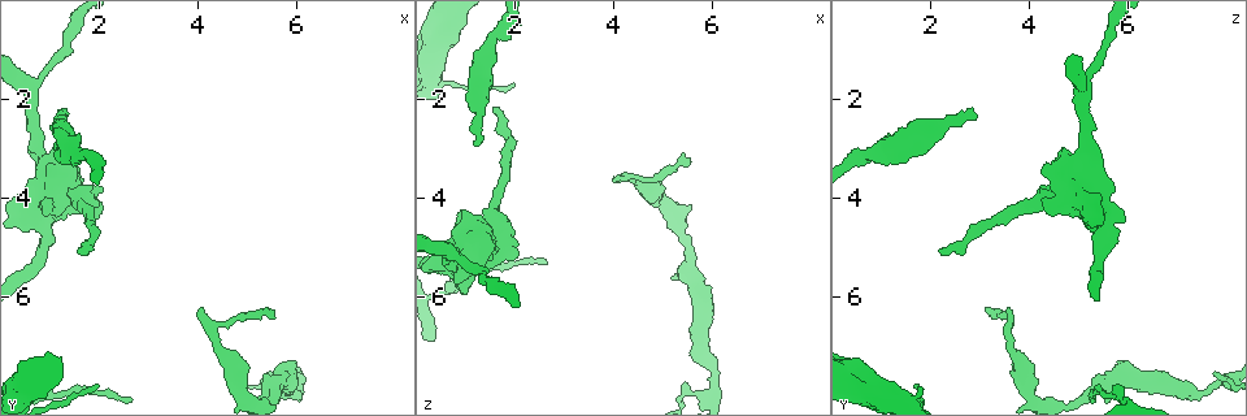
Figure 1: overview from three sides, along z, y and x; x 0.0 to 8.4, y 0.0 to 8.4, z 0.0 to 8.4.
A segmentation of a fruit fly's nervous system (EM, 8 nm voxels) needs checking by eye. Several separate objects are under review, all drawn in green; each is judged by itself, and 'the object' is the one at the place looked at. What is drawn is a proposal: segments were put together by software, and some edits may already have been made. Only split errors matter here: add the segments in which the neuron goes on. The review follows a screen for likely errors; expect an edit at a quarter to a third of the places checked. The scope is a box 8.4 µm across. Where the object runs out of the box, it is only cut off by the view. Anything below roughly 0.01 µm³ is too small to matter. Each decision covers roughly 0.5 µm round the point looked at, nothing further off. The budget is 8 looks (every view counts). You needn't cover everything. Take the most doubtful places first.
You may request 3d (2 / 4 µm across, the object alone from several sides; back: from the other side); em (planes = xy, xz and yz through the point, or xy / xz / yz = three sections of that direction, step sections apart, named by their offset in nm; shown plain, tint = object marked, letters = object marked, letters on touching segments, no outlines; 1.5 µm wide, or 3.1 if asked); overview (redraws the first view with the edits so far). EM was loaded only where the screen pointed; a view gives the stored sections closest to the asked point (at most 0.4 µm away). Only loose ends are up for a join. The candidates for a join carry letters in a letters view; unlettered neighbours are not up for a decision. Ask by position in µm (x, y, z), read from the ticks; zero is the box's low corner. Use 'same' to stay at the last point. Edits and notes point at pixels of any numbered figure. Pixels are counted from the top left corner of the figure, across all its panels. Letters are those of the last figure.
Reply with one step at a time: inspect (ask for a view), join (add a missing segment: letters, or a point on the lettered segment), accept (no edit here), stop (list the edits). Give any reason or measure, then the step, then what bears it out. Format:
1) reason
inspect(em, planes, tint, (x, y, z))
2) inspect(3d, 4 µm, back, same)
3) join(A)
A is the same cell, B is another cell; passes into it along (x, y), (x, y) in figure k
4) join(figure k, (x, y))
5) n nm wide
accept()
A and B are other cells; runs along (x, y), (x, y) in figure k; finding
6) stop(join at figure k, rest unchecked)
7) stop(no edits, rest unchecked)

free end
inspect(em, planes, letters, (4.15, 6.25, 3.60))

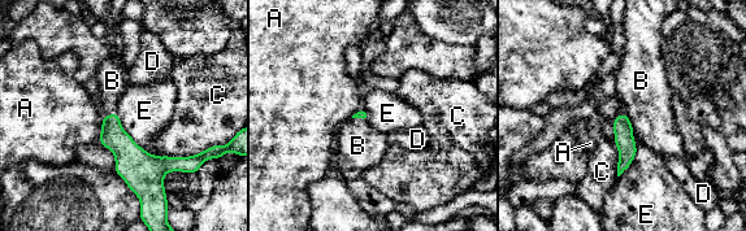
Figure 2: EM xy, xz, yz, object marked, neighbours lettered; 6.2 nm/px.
join(B)
B is the same cell, A, C, D and E are other cells; passes into it along (623, 129), (632, 130), (647, 99) in figure 2; the neuron continues

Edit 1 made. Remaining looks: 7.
redraw
inspect(overview)

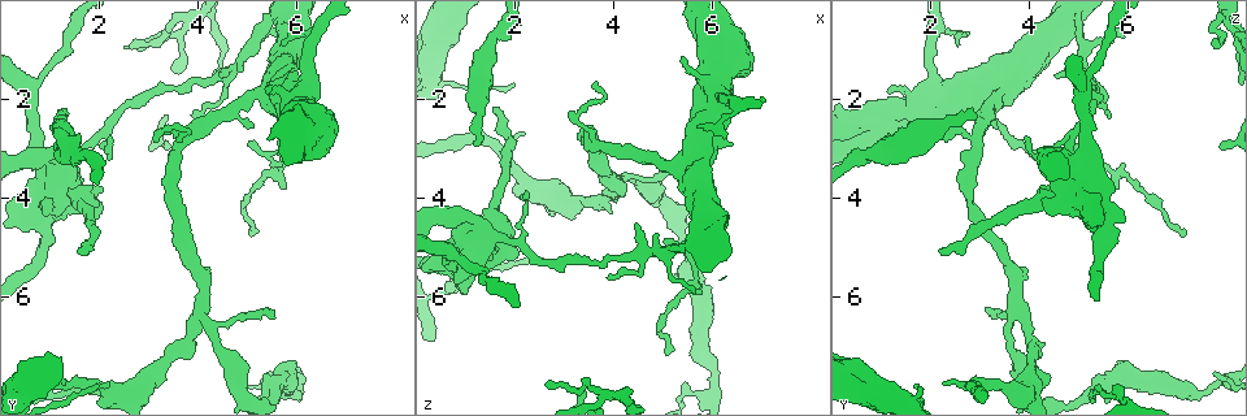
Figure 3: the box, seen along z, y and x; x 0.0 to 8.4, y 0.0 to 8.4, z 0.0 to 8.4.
branch stops here
inspect(em, xy, step 8, plain, (1.55, 5.10, 2.15))

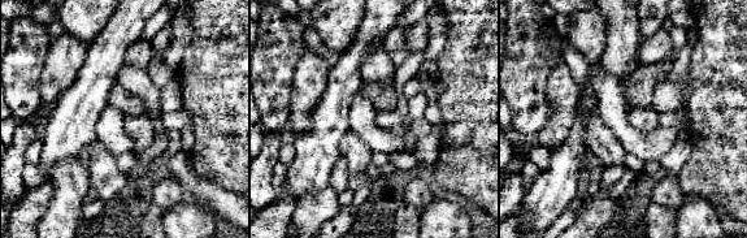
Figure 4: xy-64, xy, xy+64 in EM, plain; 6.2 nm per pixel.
with the object marked
inspect(em, xy, step 8, tint, same)

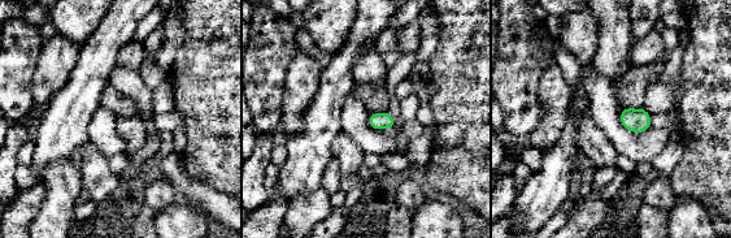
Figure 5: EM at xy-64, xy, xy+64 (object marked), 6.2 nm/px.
what lies round it
inspect(em, xy, step 8, letters, same)

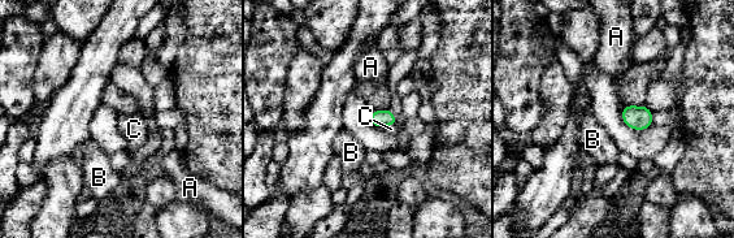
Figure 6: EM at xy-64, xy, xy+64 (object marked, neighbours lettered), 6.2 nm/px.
100 nm wide
join(C)
C is the same cell, A and B are other cells; passes into it along (386, 117), (387, 125), (391, 129) in figure 6; the neuron continues

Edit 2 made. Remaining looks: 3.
stop(join at figure 2, join at figure 6, rest unchecked)

